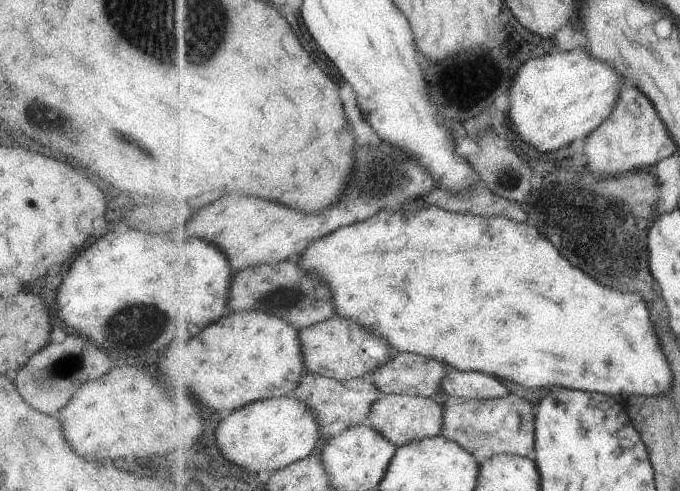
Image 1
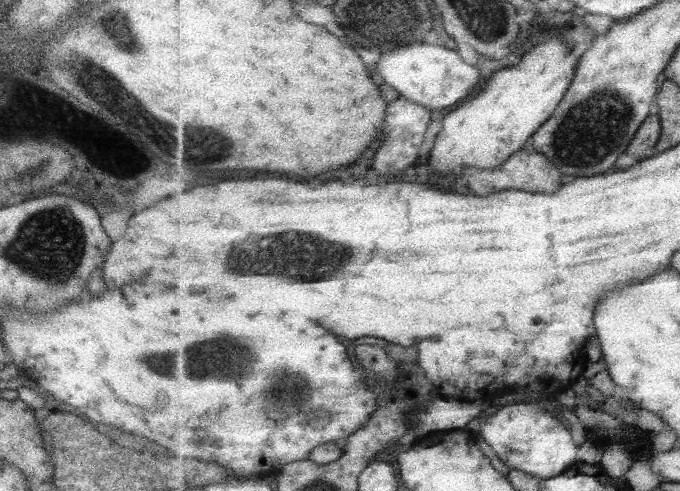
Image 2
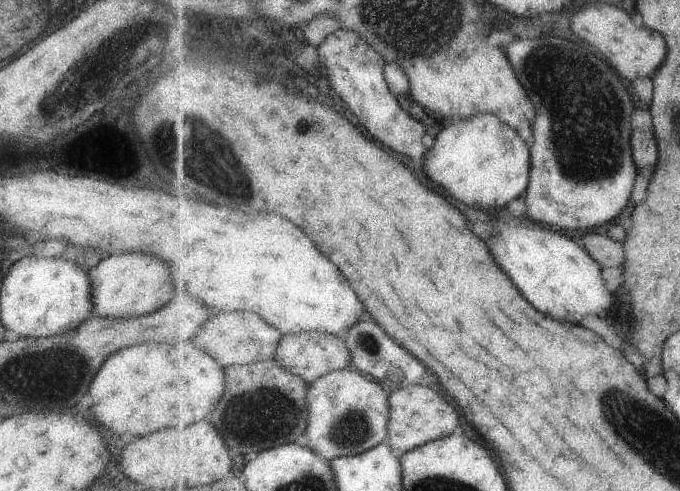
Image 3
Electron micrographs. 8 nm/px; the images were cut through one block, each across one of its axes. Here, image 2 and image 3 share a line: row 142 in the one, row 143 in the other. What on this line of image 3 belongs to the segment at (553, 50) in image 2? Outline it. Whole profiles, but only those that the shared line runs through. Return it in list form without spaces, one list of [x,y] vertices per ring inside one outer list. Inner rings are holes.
[[[485,113],[472,119],[453,120],[435,136],[433,148],[427,152],[427,158],[425,158],[425,166],[427,166],[425,172],[429,174],[429,178],[441,184],[457,200],[475,208],[501,208],[511,200],[525,195],[530,185],[532,153],[531,147],[519,138],[517,129],[504,123],[499,116]]]

